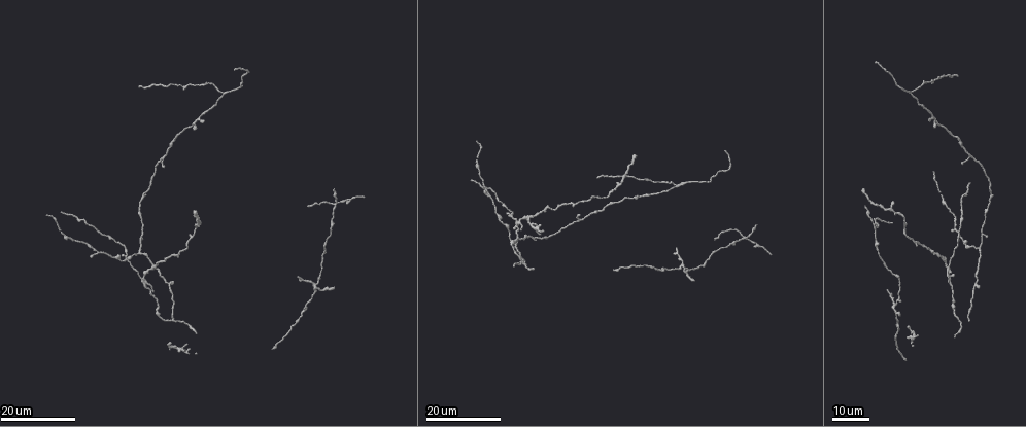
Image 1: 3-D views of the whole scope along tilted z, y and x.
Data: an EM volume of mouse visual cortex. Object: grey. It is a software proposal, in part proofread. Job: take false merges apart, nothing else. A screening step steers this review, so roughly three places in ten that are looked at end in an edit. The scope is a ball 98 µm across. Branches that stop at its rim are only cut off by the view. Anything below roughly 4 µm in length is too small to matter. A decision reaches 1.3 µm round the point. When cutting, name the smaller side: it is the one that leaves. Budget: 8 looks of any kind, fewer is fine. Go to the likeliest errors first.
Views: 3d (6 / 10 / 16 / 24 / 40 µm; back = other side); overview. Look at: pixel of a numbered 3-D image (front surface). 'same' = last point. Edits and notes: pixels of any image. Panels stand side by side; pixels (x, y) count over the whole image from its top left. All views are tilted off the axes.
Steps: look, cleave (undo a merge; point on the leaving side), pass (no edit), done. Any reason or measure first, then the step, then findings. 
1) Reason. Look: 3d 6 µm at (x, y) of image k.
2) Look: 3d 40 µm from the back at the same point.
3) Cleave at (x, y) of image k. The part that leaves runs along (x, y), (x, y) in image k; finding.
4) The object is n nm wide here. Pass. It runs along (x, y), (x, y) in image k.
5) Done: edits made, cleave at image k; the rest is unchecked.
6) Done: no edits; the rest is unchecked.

A fork. Look: 3d 24 µm at (913, 93) of image 1.

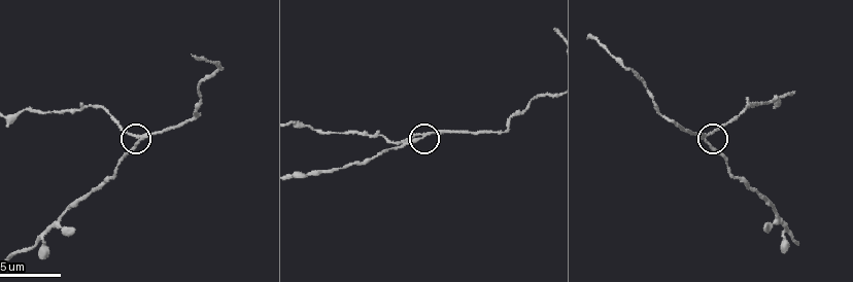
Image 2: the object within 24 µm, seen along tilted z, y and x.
Look: 3d 10 µm at (706, 133) of image 2.

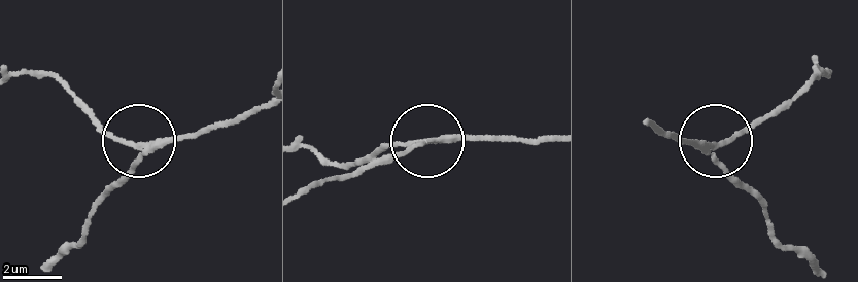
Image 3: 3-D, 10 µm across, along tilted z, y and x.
The object is 150 nm wide here. Cleave at (124, 138) of image 3. The part that leaves runs along (160, 141), (111, 139), (58, 80), (12, 73) in image 3; a second neuron is stuck on.

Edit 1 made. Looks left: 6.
Look: overview.

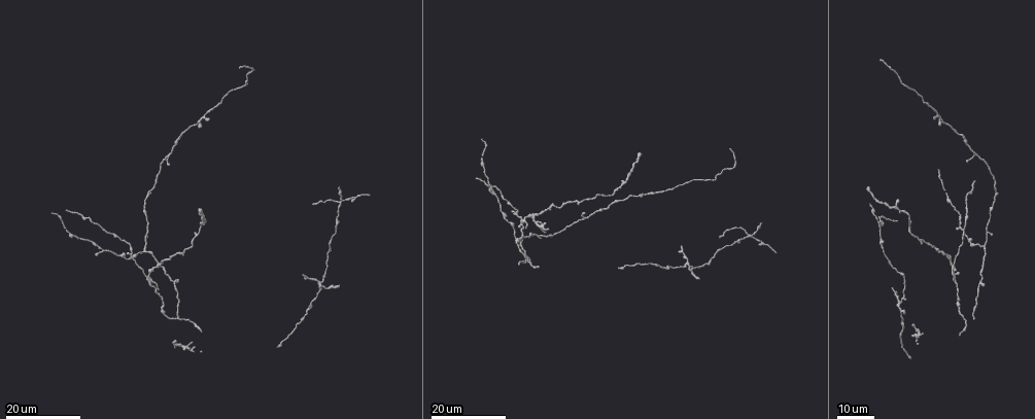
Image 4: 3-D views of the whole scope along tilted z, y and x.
Looks like a crossing. Look: 3d 24 µm at (750, 235) of image 4.

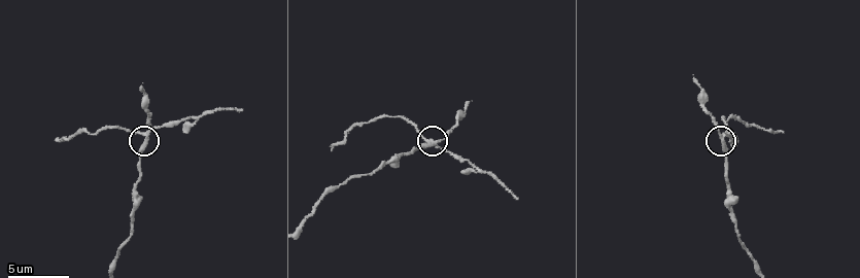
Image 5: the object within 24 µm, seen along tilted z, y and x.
Look: 3d 10 µm at (143, 133) of image 5.

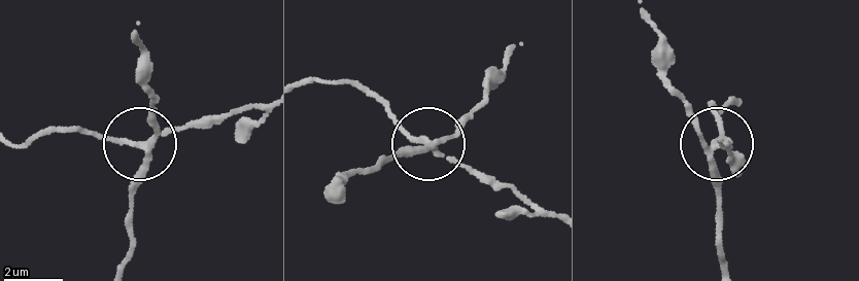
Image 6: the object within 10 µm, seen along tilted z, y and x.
Closer look. Look: 3d 6 µm at (138, 145) of image 6.

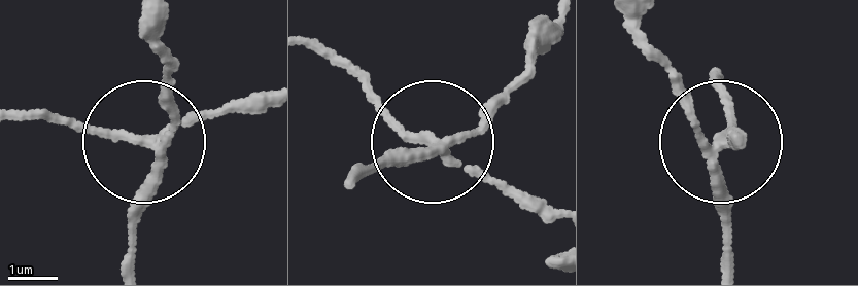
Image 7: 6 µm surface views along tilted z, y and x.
Cleave at (83, 126) of image 7. The part that leaves runs along (159, 150), (30, 116) in image 7; two neurons meet here.

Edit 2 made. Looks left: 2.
Done: edits made, cleave at image 3, cleave at image 7; the rest is unchecked.

